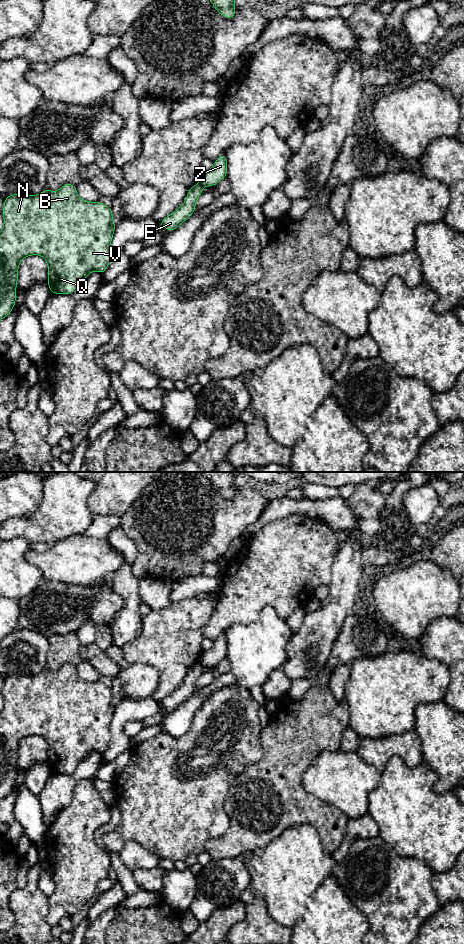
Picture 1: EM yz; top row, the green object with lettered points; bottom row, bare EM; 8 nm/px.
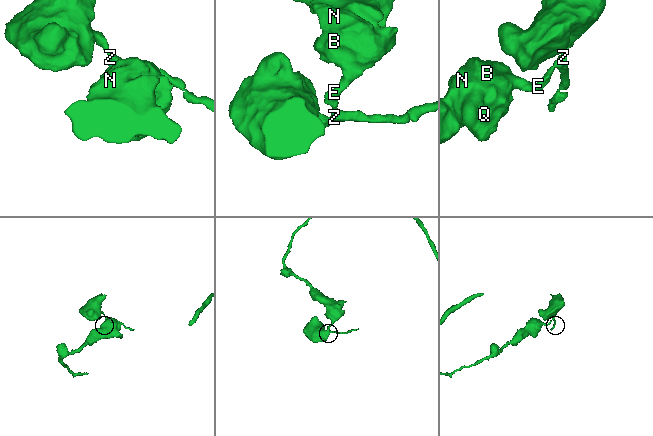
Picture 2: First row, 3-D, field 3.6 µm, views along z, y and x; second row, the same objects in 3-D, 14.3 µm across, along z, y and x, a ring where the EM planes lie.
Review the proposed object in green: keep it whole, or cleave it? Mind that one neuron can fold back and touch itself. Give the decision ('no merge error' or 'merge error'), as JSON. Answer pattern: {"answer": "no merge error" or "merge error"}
{"answer": "merge error"}

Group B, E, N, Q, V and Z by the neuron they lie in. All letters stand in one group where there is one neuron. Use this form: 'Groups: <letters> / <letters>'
Groups: B E N Q V / Z

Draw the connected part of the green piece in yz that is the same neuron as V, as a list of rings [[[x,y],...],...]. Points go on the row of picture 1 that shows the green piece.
[[[70,183],[64,184],[58,191],[52,192],[48,188],[44,189],[38,195],[26,195],[26,194],[11,194],[5,198],[4,207],[3,207],[3,218],[4,218],[4,227],[0,231],[0,320],[7,317],[15,306],[16,302],[16,285],[18,283],[18,268],[20,261],[31,255],[41,255],[45,258],[48,264],[48,286],[51,293],[54,294],[70,294],[73,293],[78,284],[83,281],[91,271],[97,271],[101,274],[104,274],[111,259],[110,252],[110,243],[114,235],[114,230],[116,224],[113,222],[113,213],[112,208],[107,207],[100,201],[89,202],[81,199],[76,190],[76,186]]]

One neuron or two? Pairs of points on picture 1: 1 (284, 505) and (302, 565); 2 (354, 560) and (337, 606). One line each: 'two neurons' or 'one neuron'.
1: two neurons
2: one neuron

